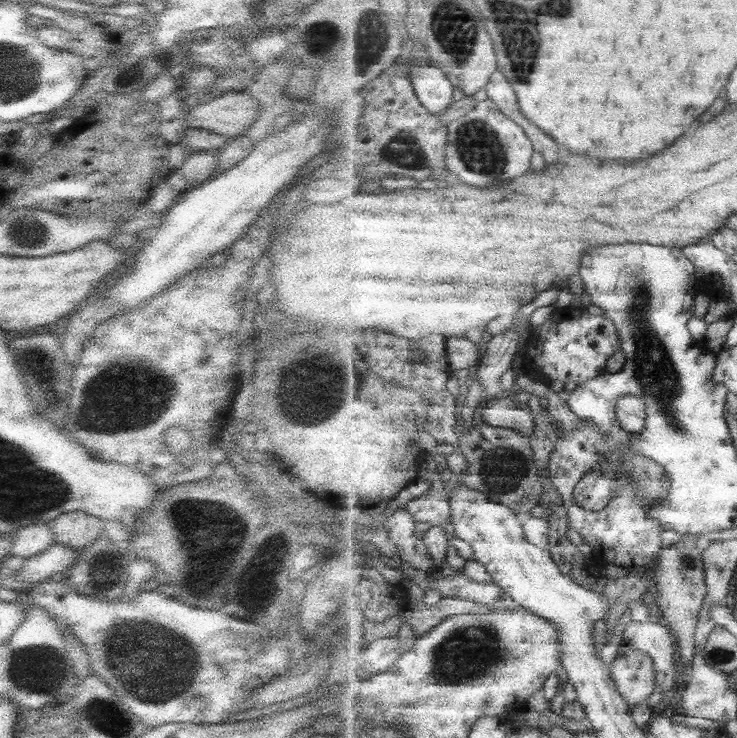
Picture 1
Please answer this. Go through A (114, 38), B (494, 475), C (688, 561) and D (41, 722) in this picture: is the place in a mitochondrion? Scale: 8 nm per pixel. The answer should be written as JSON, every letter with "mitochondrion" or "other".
{"A":"other","B":"mitochondrion","C":"mitochondrion","D":"other"}

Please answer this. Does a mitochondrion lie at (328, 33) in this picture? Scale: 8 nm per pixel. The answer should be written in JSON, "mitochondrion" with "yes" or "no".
{"mitochondrion":"no"}

